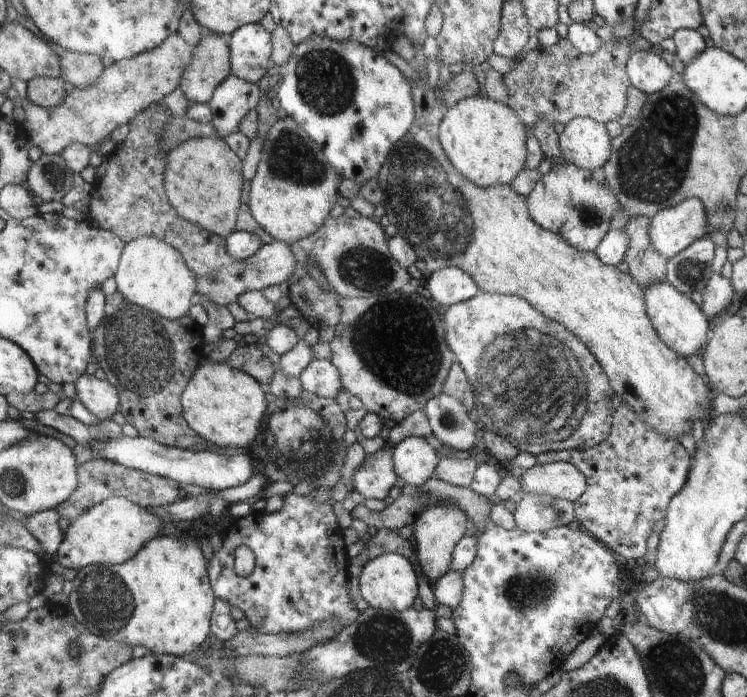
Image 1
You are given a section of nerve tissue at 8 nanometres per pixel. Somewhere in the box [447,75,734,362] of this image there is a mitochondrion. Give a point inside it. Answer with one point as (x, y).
(652, 163)

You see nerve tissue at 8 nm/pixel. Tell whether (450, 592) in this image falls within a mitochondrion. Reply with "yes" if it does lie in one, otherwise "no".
no

